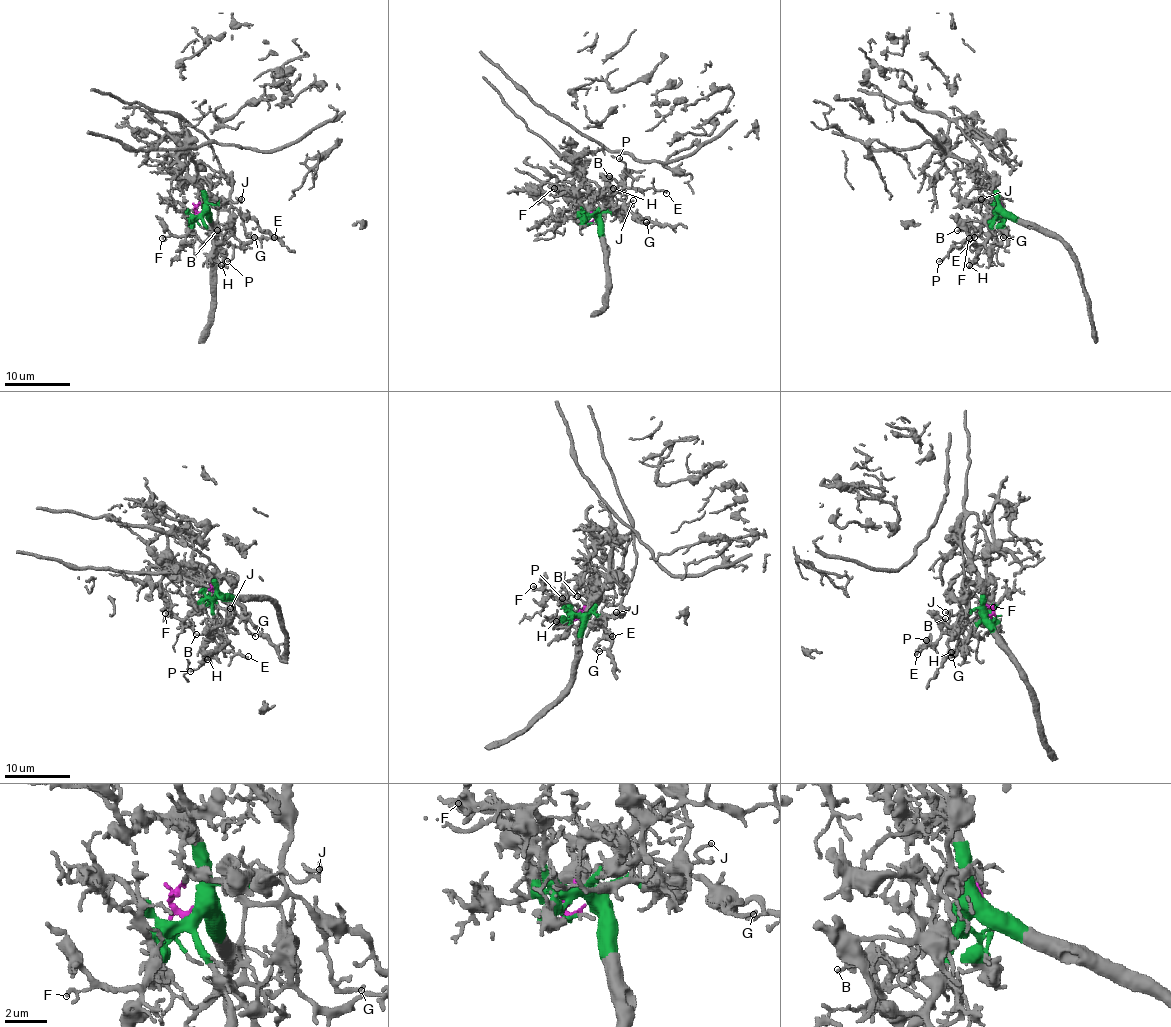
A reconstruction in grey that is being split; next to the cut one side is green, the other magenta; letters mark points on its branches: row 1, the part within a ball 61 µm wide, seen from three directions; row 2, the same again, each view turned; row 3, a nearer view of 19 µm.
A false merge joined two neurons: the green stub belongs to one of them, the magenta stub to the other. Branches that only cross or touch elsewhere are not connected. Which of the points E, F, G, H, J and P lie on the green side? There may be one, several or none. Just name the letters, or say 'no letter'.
F, H, J

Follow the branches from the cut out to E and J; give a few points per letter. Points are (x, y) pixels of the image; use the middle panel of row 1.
E: (594, 220), (589, 222), (587, 217), (592, 202), (597, 199), (609, 205), (622, 205), (624, 184), (666, 192)
J: (594, 218), (600, 214), (620, 210), (633, 200)

